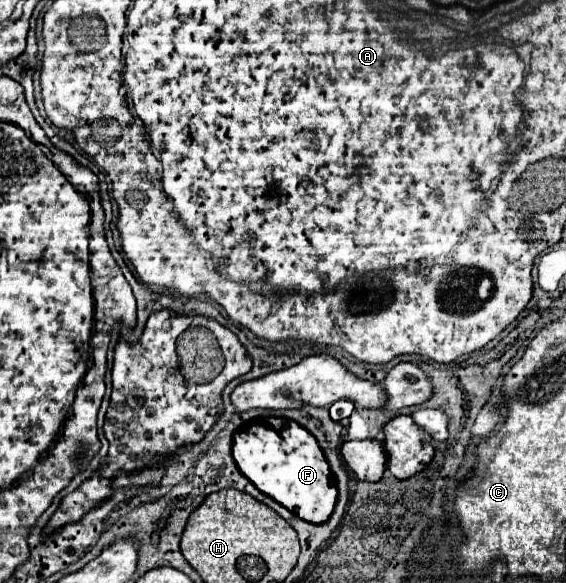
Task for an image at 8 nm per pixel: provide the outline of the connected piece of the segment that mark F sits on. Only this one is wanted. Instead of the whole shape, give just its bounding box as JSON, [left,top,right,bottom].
[232,418,338,524]

